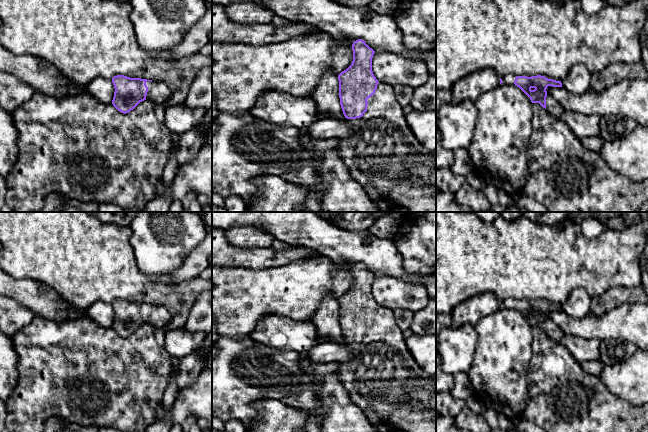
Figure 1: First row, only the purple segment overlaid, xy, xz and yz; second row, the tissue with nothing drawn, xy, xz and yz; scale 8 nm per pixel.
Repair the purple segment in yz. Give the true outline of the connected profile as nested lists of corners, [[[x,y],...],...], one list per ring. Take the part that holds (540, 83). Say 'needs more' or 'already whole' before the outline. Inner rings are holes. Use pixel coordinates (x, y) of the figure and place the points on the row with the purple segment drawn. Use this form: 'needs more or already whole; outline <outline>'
needs more; outline [[[507,74],[500,79],[501,83],[519,87],[532,103],[539,103],[556,118],[560,119],[565,112],[565,109],[546,91],[548,86],[562,87],[561,81],[548,79],[541,75],[527,77]]]

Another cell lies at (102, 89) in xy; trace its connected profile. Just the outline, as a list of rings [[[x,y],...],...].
[[[98,77],[92,80],[87,86],[86,91],[103,103],[112,103],[115,88],[112,80]]]

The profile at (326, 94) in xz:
[[[326,72],[310,97],[316,102],[317,107],[326,114],[326,117],[345,119],[340,105],[339,80],[336,74]]]

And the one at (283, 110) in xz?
[[[267,91],[260,94],[247,111],[272,125],[306,130],[317,121],[317,104],[309,97]]]

